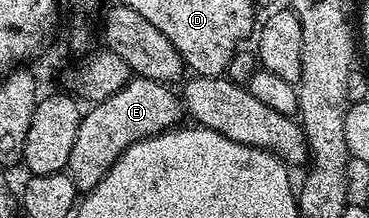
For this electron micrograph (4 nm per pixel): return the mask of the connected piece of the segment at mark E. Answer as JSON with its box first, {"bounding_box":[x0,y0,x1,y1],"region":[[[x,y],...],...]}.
{"bounding_box":[66,76,185,194],"region":[[[135,76],[117,94],[105,98],[99,104],[88,107],[82,113],[77,138],[73,141],[73,151],[69,153],[66,166],[67,175],[73,178],[75,187],[86,194],[94,190],[104,174],[111,169],[113,162],[137,141],[159,132],[170,132],[184,119],[185,109],[182,99],[170,92],[168,85],[161,80],[150,80],[144,76]]]}

